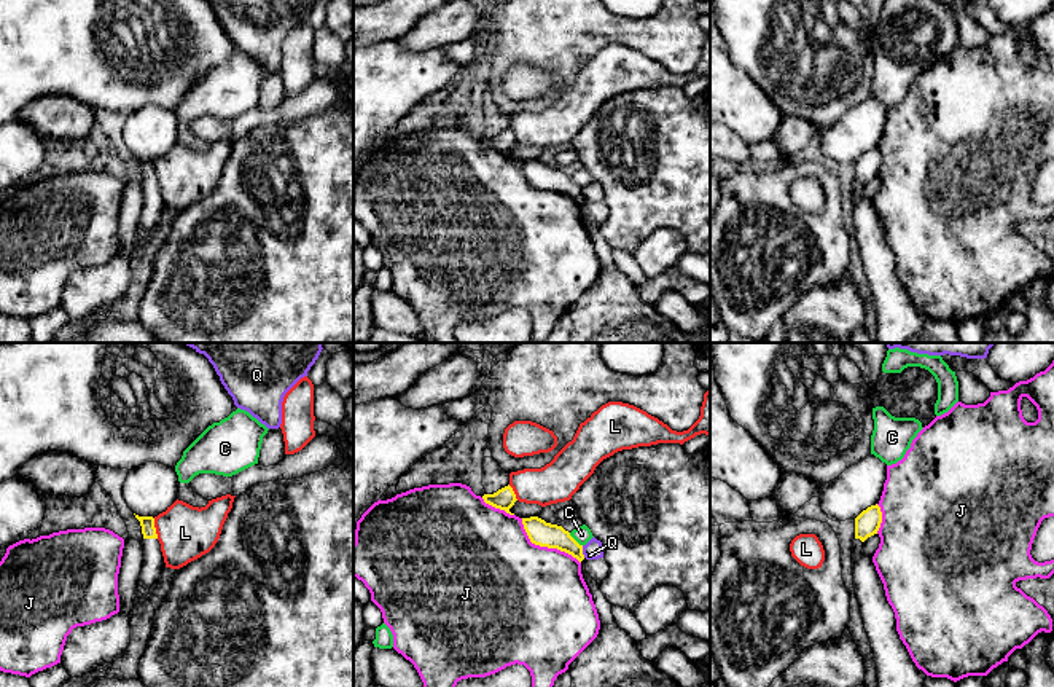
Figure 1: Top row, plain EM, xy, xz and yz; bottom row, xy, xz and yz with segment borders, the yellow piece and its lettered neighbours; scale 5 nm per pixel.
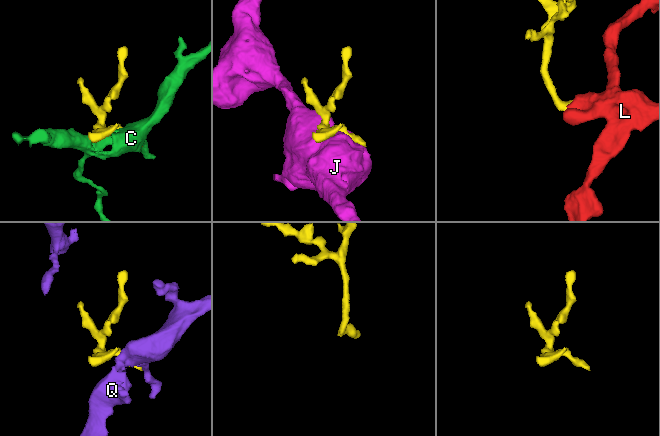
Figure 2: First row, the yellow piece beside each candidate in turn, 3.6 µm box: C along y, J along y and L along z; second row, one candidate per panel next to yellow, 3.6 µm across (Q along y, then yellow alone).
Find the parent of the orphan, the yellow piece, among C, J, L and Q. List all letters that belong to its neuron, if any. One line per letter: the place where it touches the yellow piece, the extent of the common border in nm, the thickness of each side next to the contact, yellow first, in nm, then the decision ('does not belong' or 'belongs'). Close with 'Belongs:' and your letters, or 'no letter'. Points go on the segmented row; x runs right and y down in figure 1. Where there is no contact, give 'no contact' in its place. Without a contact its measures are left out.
C: contact xz (573, 539); length 100 nm; calibres 130 and 90 nm; does not belong
J: contact xz (545, 545); length 380 nm; calibres 130 and 480 nm; does not belong
L: contact xy (155, 528); length 110 nm; calibres 70 and 280 nm; does not belong
Q: contact xz (581, 552); length 70 nm; calibres 130 and 100 nm; does not belong
Belongs: no letter

